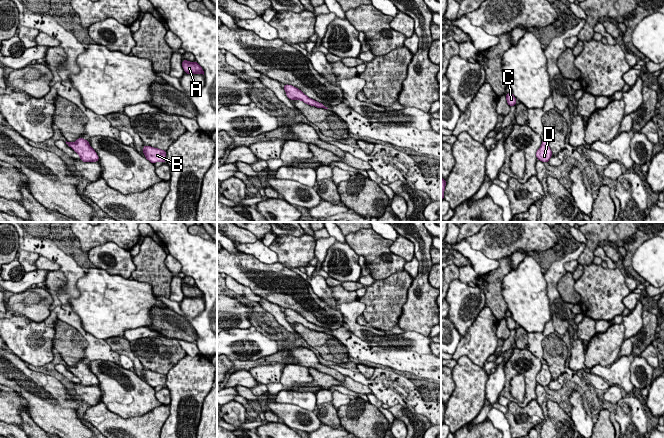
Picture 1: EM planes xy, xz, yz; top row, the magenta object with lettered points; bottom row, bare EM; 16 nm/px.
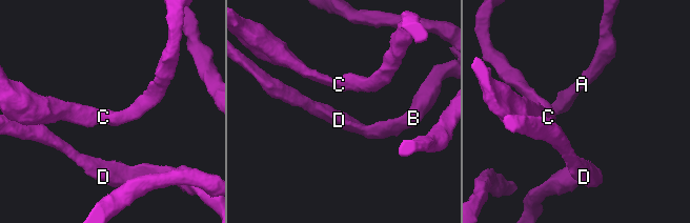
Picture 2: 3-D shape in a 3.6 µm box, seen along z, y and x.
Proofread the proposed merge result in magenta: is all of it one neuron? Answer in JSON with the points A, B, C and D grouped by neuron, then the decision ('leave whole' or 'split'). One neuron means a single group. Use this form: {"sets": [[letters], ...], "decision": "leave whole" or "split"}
{"sets": [["A", "B", "C", "D"]], "decision": "leave whole"}

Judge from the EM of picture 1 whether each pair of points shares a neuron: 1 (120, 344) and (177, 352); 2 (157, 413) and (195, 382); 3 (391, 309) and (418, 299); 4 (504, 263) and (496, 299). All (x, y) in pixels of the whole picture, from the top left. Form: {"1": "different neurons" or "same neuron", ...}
{"1": "same neuron", "2": "different neurons", "3": "different neurons", "4": "same neuron"}

